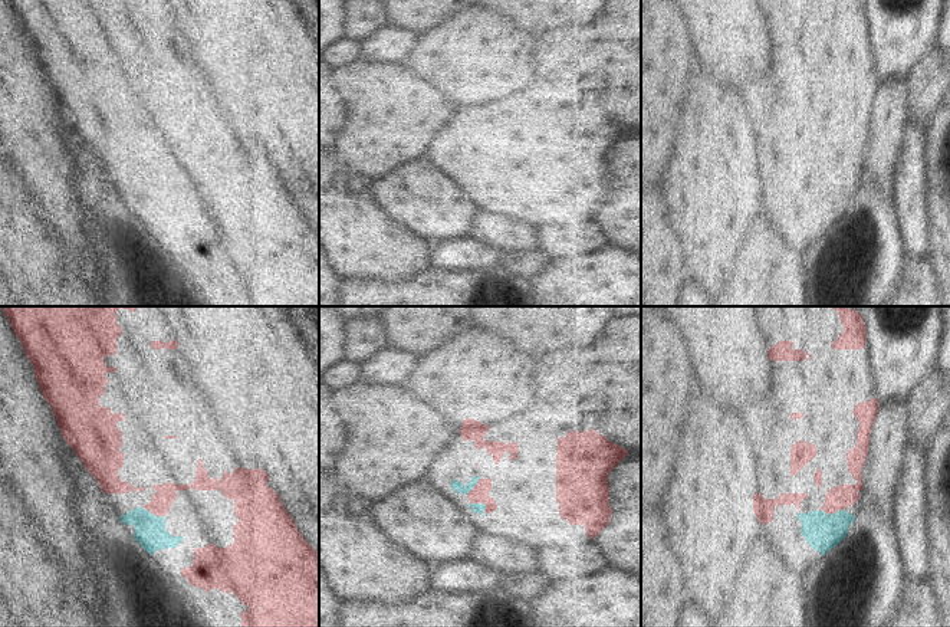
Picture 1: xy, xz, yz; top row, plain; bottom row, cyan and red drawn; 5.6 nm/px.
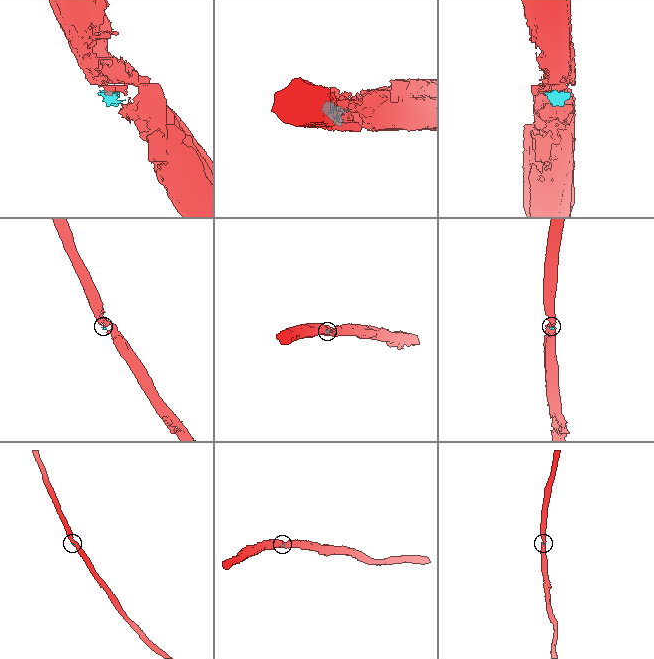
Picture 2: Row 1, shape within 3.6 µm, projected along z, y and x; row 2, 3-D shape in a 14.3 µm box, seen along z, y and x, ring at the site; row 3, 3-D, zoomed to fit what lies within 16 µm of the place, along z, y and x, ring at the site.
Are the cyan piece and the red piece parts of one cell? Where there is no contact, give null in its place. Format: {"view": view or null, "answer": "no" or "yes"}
{"view": "xz", "answer": "yes"}

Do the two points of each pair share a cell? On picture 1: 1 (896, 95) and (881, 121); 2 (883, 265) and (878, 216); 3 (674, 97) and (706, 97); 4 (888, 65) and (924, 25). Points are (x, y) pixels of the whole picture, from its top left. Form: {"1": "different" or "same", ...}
{"1": "same", "2": "same", "3": "different", "4": "same"}

